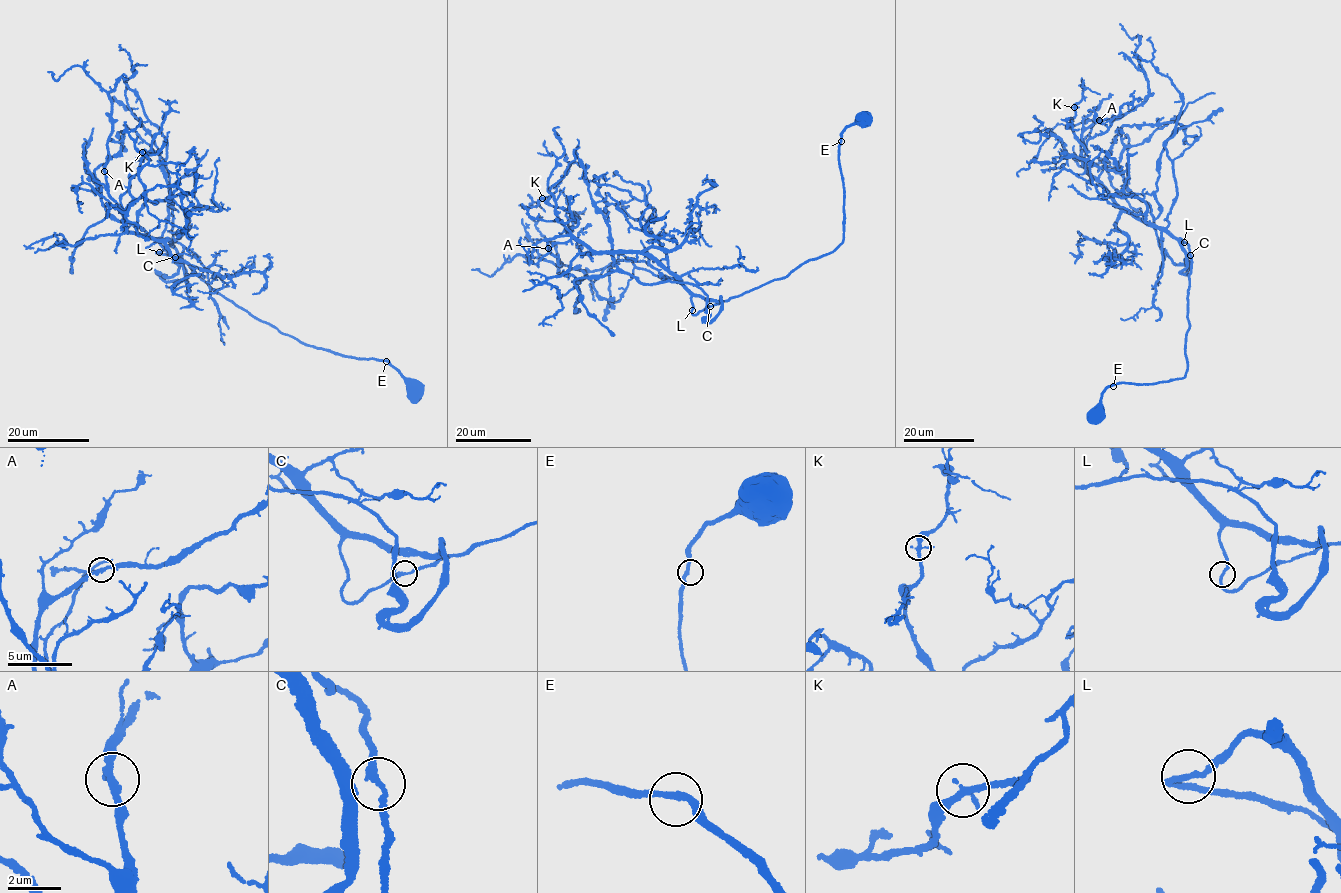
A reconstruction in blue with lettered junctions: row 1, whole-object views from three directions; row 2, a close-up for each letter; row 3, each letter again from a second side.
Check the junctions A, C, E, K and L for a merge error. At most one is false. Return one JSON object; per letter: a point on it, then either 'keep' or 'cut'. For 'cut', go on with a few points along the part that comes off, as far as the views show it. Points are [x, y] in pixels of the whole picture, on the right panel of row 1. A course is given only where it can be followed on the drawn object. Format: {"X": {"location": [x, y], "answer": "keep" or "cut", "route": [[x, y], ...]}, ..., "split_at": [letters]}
{"A": {"location": [1099, 120], "answer": "keep"}, "C": {"location": [1190, 255], "answer": "keep"}, "E": {"location": [1113, 386], "answer": "keep"}, "K": {"location": [1074, 107], "answer": "keep"}, "L": {"location": [1184, 242], "answer": "keep"}, "split_at": []}

